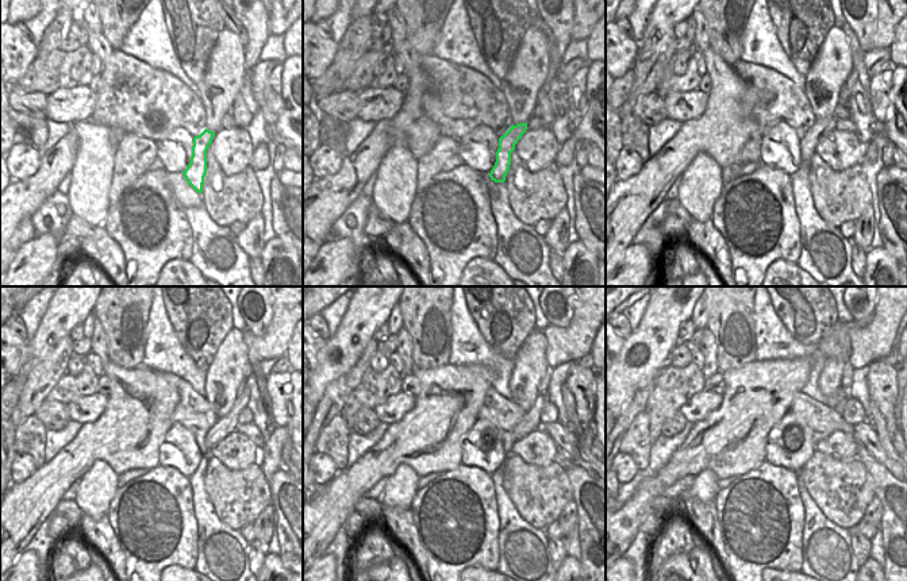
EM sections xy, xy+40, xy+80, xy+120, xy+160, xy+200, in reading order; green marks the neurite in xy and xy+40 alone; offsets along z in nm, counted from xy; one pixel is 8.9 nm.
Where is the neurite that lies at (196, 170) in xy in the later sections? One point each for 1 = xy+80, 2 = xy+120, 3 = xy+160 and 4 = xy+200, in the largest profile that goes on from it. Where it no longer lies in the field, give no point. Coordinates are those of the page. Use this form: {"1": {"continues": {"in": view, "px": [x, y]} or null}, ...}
{"1": {"continues": {"in": "xy+80", "px": [821, 129]}}, "2": {"continues": {"in": "xy+120", "px": [225, 426]}}, "3": {"continues": {"in": "xy+160", "px": [530, 422]}}, "4": {"continues": {"in": "xy+200", "px": [841, 406]}}}

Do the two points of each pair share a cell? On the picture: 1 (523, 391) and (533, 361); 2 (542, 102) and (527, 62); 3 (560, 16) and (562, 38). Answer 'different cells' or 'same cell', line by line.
1: same cell
2: different cells
3: same cell

